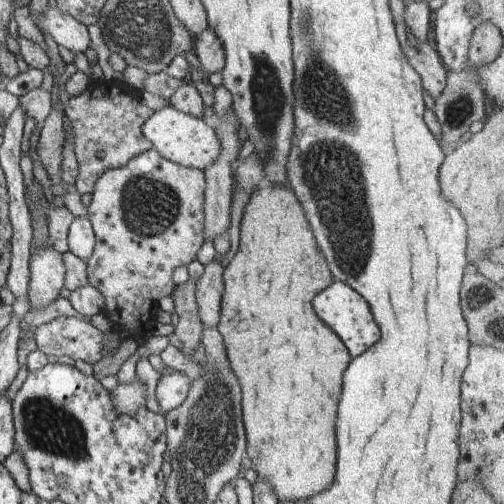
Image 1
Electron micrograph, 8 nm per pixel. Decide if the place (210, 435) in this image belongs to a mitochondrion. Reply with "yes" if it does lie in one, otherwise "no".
yes

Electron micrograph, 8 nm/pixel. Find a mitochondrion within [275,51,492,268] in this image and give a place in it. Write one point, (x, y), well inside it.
(460, 110)

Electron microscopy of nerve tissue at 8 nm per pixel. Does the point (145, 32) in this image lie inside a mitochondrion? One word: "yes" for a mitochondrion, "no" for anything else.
yes

